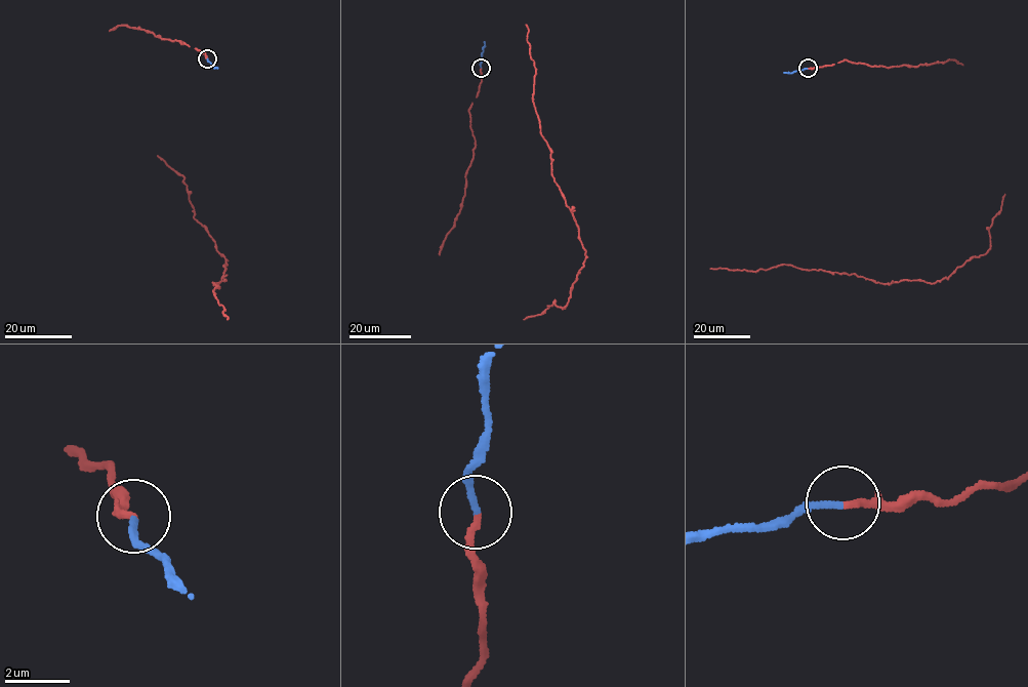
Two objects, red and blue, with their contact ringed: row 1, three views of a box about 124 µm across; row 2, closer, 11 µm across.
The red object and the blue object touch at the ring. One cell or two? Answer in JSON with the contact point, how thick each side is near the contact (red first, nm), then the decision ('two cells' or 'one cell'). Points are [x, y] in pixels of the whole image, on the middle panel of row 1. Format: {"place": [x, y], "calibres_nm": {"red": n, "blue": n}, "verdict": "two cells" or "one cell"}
{"place": [481, 68], "calibres_nm": {"red": 200, "blue": 190}, "verdict": "one cell"}

